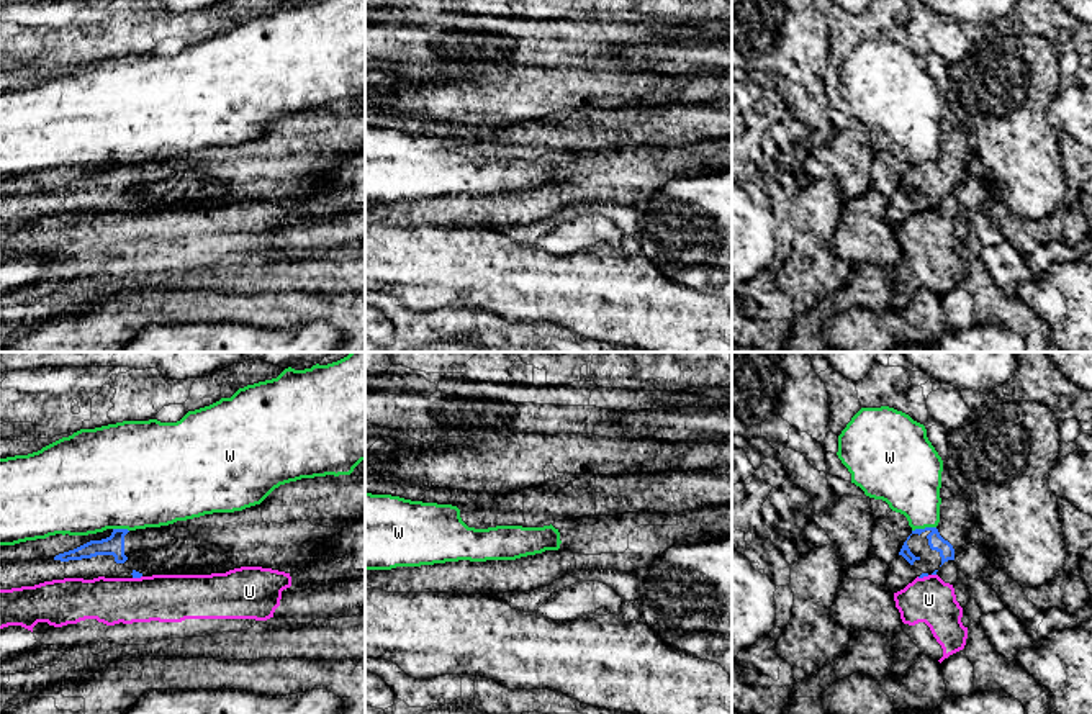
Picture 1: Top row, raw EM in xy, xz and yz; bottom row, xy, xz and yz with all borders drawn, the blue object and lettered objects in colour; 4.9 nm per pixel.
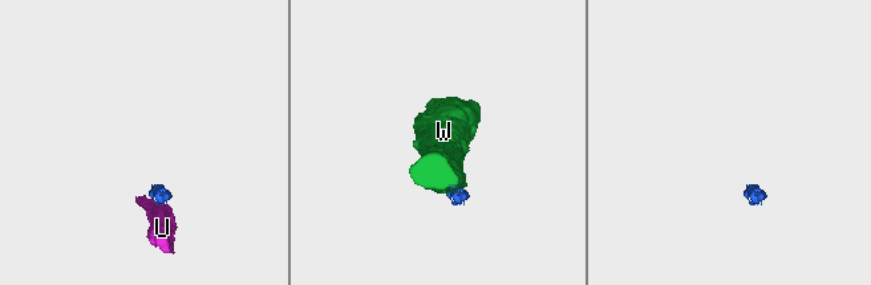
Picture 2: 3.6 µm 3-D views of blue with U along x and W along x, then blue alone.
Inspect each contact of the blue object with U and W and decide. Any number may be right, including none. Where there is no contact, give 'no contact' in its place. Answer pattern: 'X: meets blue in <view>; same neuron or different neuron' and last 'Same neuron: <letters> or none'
U: meets blue in yz; different neuron
W: meets blue in yz; different neuron
Same neuron: none

